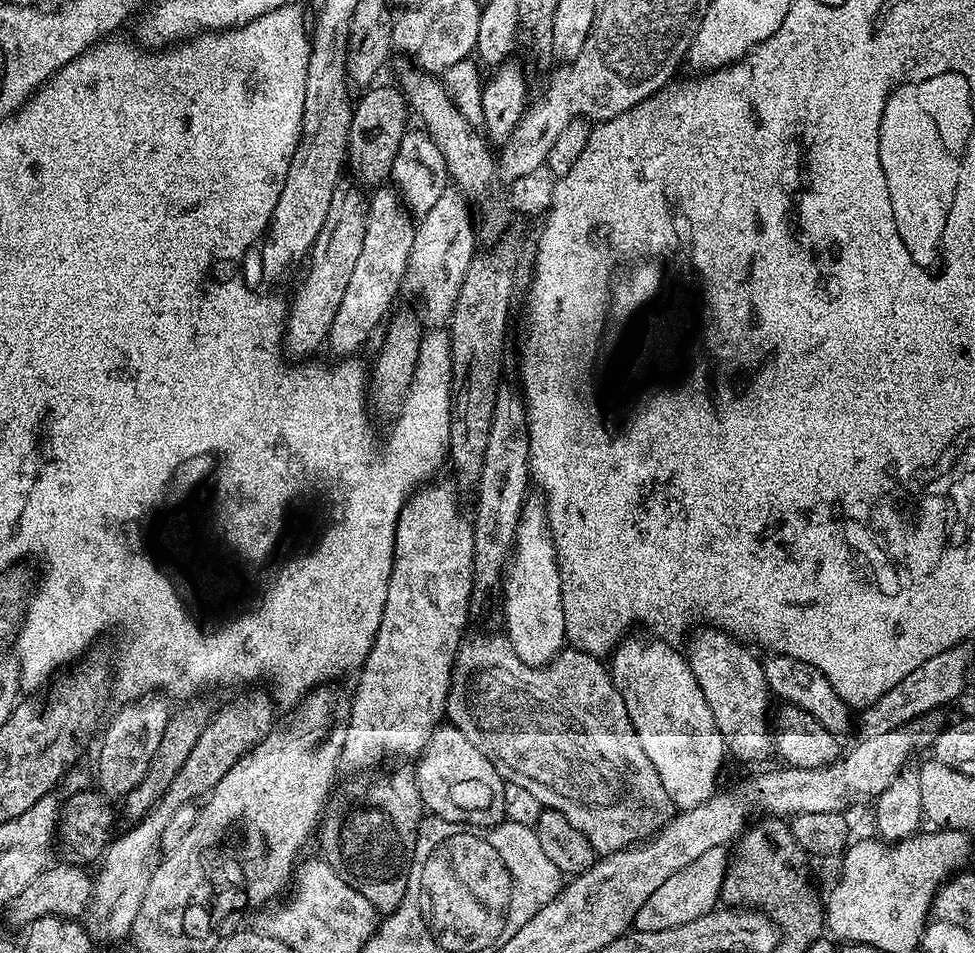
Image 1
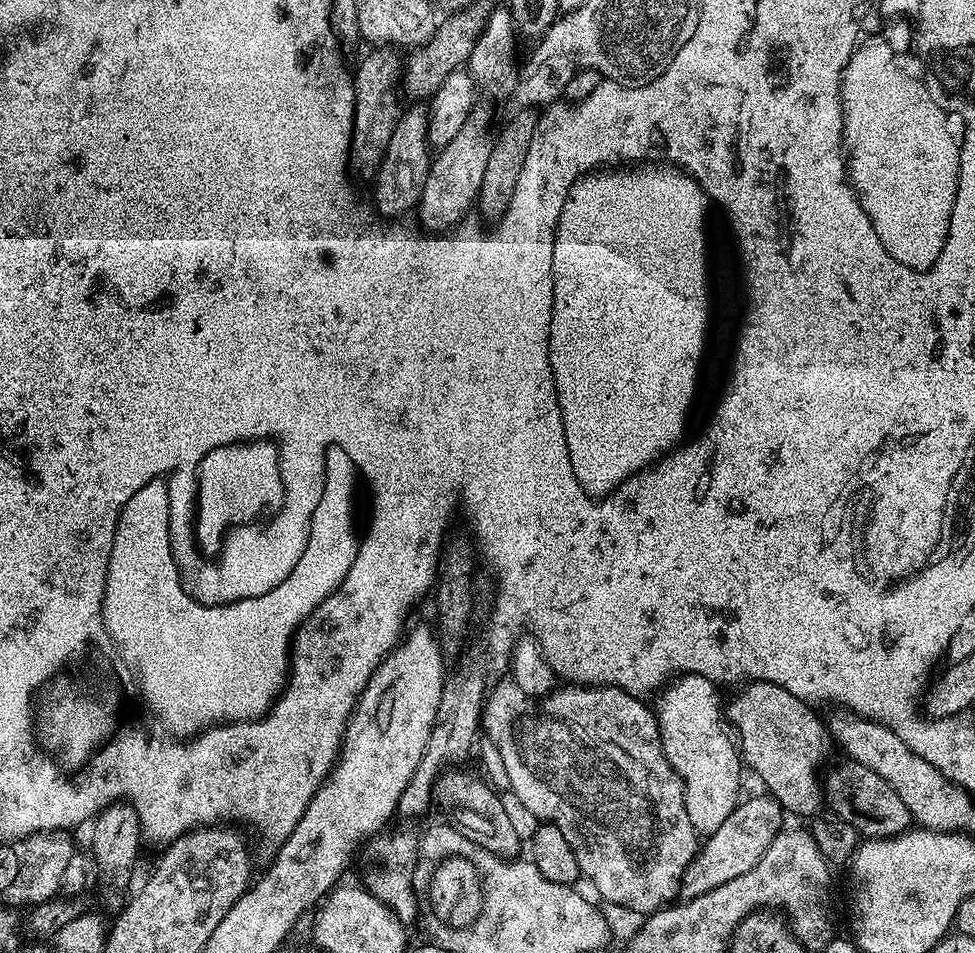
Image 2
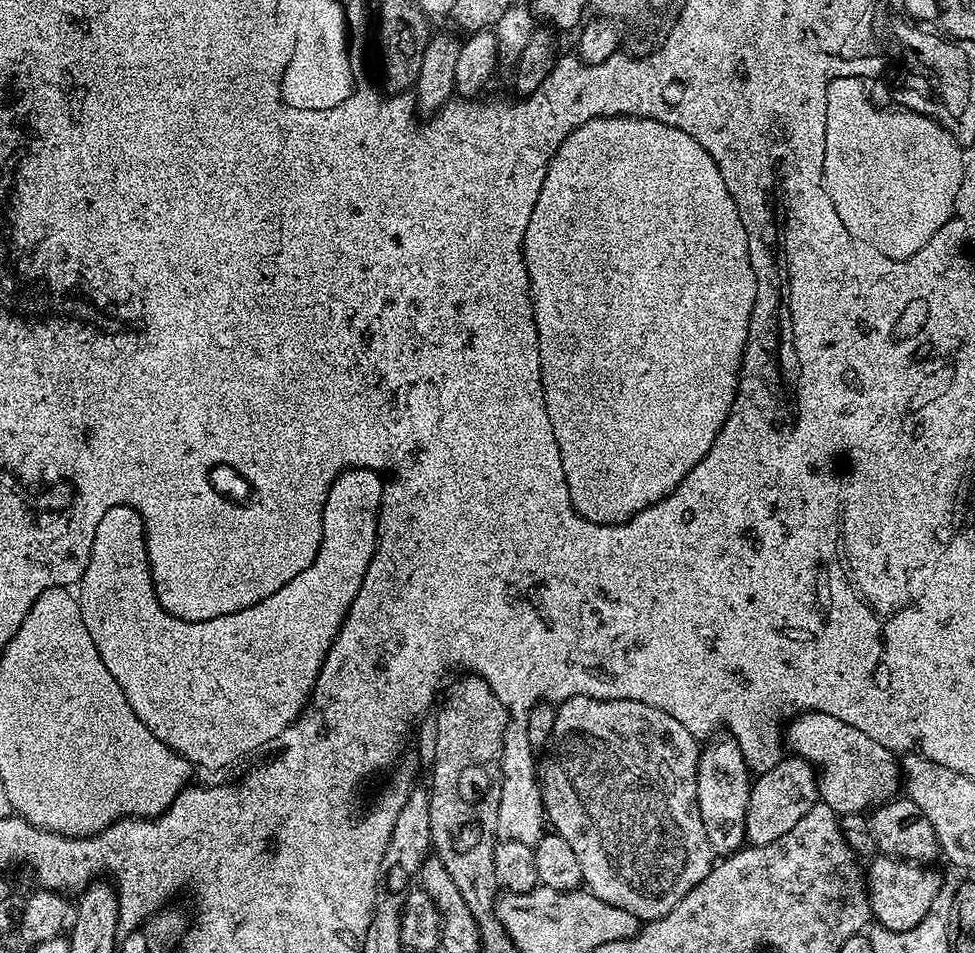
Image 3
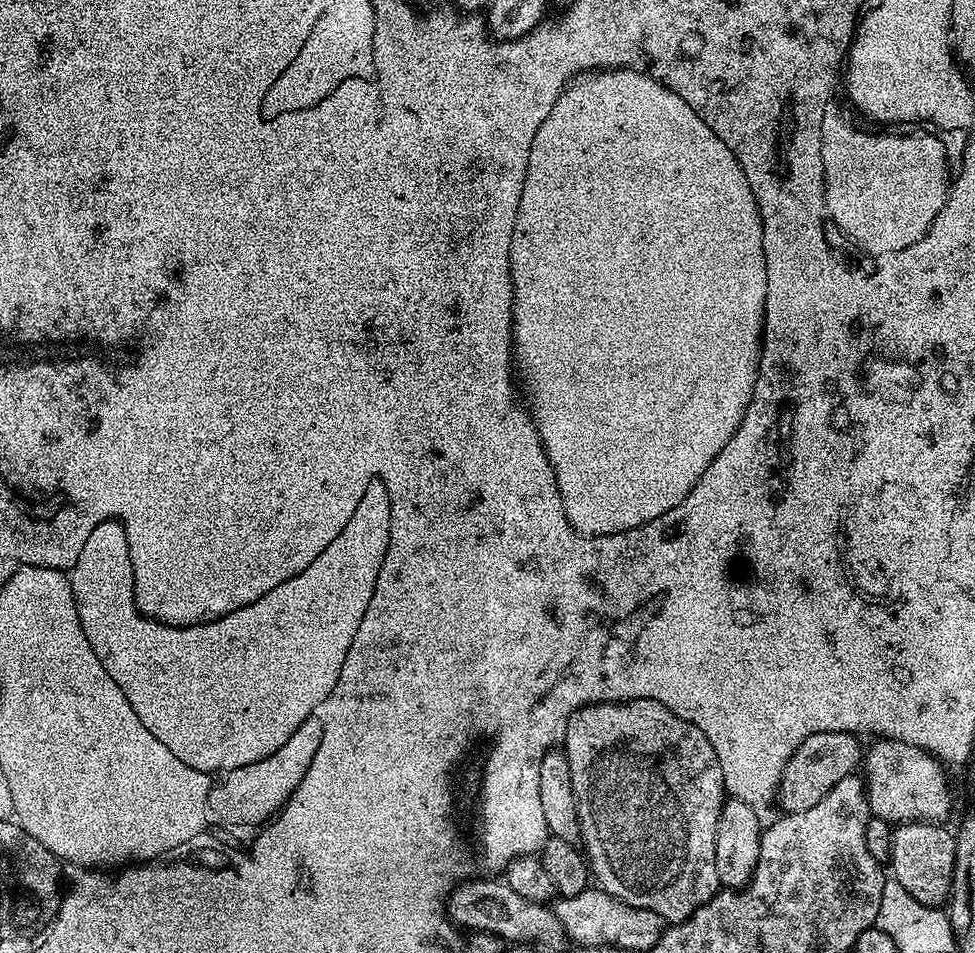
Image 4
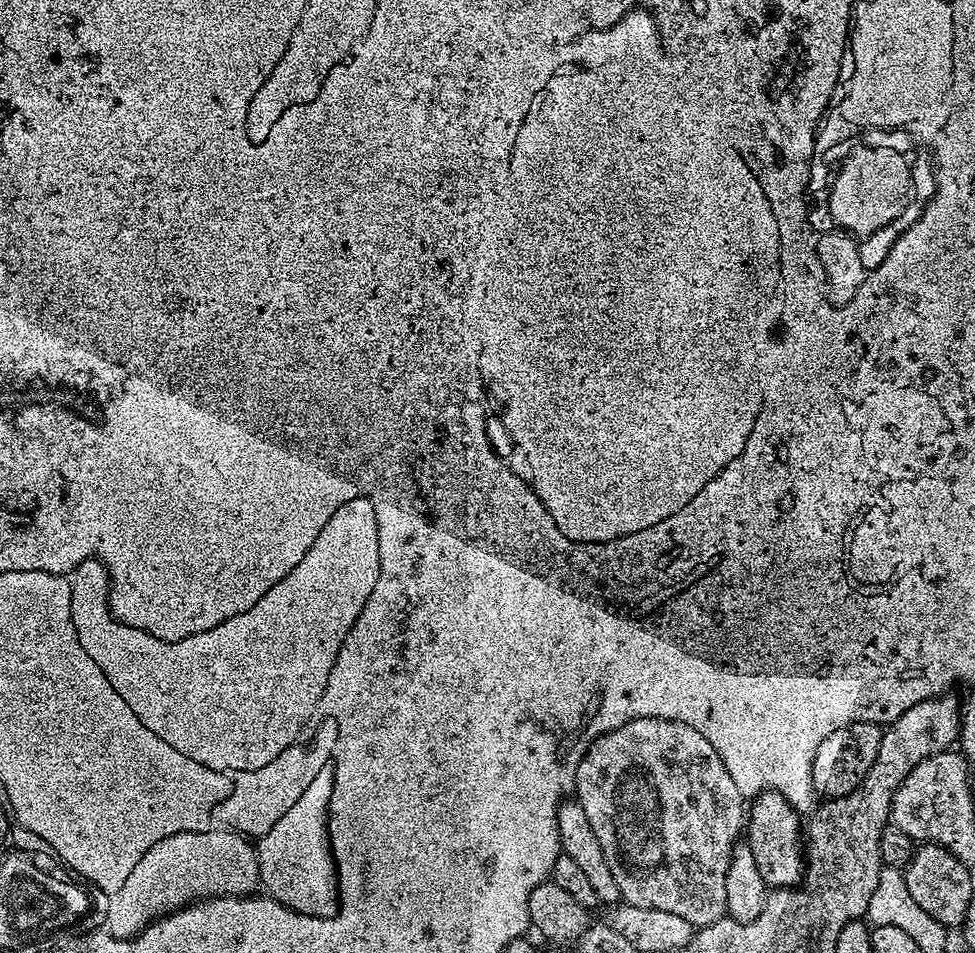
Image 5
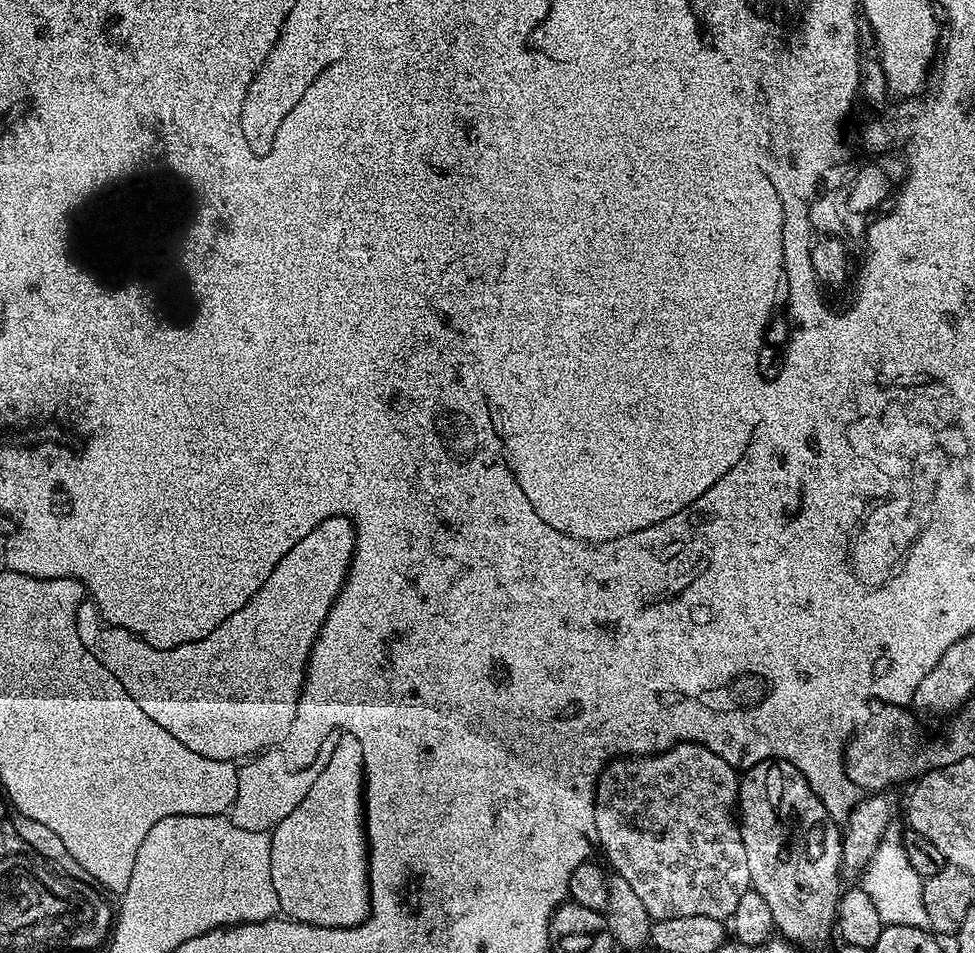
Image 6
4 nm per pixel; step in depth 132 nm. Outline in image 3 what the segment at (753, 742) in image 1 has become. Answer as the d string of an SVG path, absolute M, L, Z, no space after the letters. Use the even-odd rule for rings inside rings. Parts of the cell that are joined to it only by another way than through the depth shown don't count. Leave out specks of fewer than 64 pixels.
M801 712L795 718L789 719L786 724L786 748L789 753L801 756L803 760L815 765L818 769L819 799L829 804L838 814L867 813L873 806L893 799L899 793L896 792L899 788L901 791L902 768L898 763L897 753L874 742L874 738L870 738L862 730L854 730L854 726L842 718L834 718L834 714Z

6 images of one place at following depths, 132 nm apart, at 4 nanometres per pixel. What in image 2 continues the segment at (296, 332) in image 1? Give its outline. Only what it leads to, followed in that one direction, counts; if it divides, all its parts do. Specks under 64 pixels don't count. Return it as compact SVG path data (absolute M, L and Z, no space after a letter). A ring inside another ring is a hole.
M372 50L374 52L370 53L368 57L365 58L364 61L360 64L360 69L357 72L354 72L354 79L352 82L352 89L354 90L354 94L356 95L356 104L352 107L352 150L350 153L350 164L353 169L356 168L361 172L362 175L368 176L368 178L375 177L377 170L380 169L380 163L384 161L384 155L386 154L386 150L390 146L390 138L394 135L394 126L398 126L398 122L400 121L400 117L402 115L402 105L400 106L400 96L402 100L402 92L398 85L402 80L402 60L400 64L400 60L395 56L397 54L392 50Z

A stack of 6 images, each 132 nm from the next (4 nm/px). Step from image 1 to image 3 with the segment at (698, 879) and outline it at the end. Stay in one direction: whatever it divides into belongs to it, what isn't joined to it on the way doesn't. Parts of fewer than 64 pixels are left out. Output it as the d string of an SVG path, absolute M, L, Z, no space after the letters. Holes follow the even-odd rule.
M795 754L781 758L770 770L753 779L750 802L746 806L745 841L752 846L764 846L794 830L794 825L818 802L818 772L809 761Z

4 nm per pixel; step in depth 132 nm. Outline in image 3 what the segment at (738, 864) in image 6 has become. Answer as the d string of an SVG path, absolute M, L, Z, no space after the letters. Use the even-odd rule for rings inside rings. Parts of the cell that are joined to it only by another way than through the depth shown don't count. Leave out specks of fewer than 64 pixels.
M575 696L563 701L557 707L554 726L552 727L552 739L550 741L550 753L552 761L548 764L548 781L543 781L542 795L544 797L544 810L546 820L554 827L555 835L566 838L566 843L572 847L579 864L582 865L582 878L587 891L592 895L602 898L602 902L610 902L610 906L618 906L622 910L630 910L641 922L660 920L706 874L710 874L714 863L714 853L710 846L710 838L706 838L706 826L702 826L702 814L698 810L698 762L702 751L701 741L697 740L678 718L670 718L666 710L658 710L658 706L646 706L646 702L634 702L633 700L599 700L589 696Z

